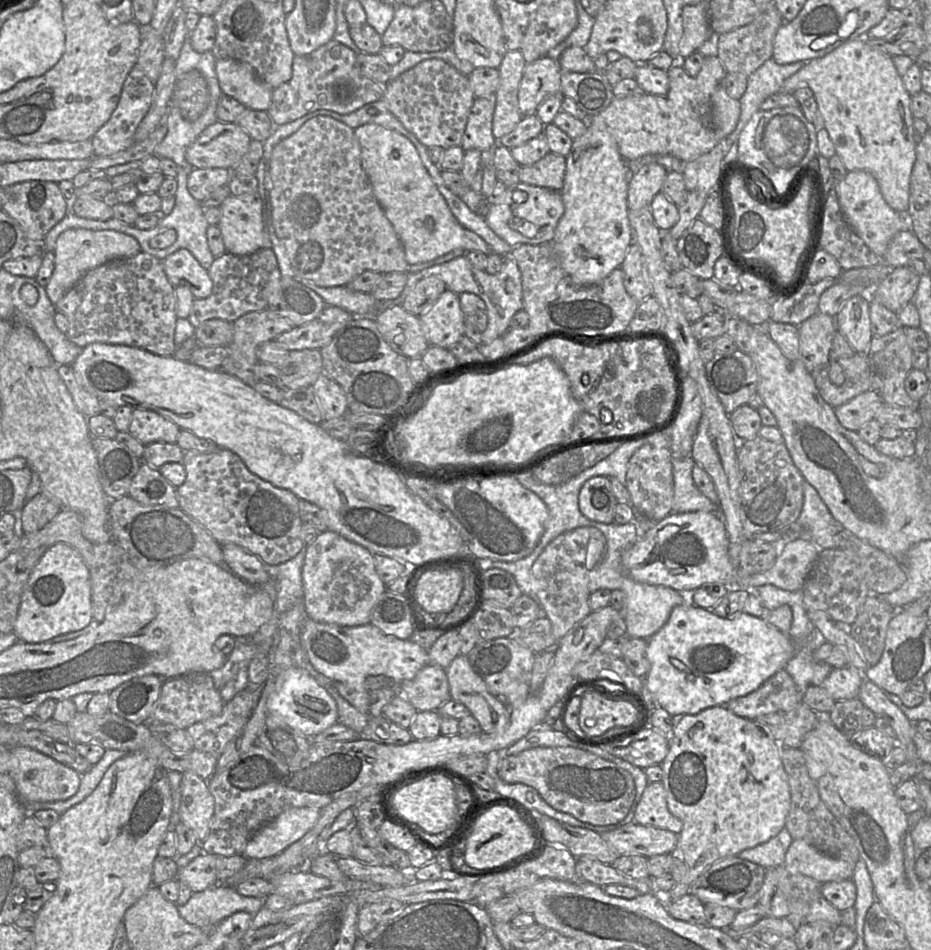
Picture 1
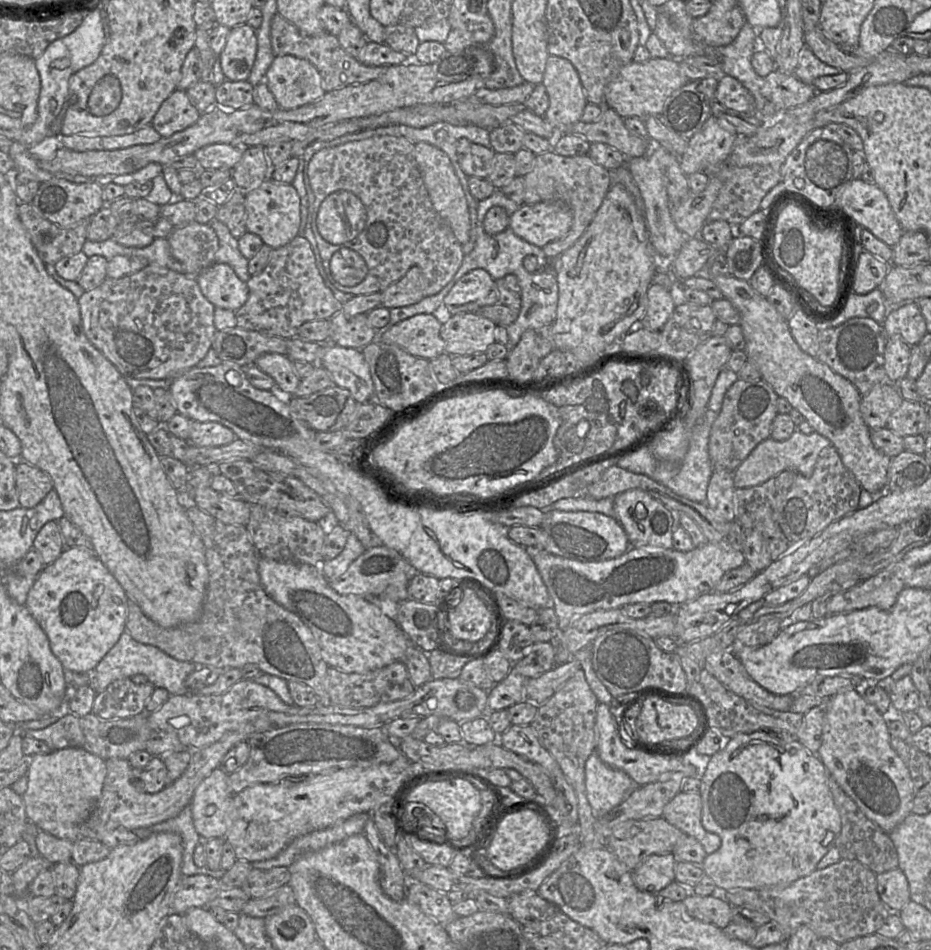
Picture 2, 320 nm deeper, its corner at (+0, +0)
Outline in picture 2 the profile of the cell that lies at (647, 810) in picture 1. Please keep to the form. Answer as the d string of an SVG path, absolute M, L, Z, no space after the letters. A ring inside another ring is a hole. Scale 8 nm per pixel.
M680 791L664 807L662 817L686 836L695 838L711 854L721 846L718 835L708 832L701 823L702 800L699 793Z

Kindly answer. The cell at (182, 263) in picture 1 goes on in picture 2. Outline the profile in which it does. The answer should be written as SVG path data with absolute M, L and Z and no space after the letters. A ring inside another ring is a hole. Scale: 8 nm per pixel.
M214 263L201 271L195 280L202 294L215 307L237 311L248 299L247 283L227 264Z

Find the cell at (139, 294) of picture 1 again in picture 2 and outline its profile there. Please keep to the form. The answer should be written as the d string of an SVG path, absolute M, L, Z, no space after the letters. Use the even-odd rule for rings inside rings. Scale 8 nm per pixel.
M148 265L141 271L122 278L106 278L100 286L85 291L83 295L78 298L78 304L80 308L82 326L87 338L125 378L154 380L174 379L198 365L198 363L206 356L209 349L212 348L214 336L217 332L214 325L214 311L216 307L202 294L195 278L154 265Z

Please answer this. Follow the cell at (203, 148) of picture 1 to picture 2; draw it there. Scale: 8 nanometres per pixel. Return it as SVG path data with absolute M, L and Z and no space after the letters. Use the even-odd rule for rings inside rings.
M215 143L197 150L193 156L200 170L232 169L248 147L230 143Z

